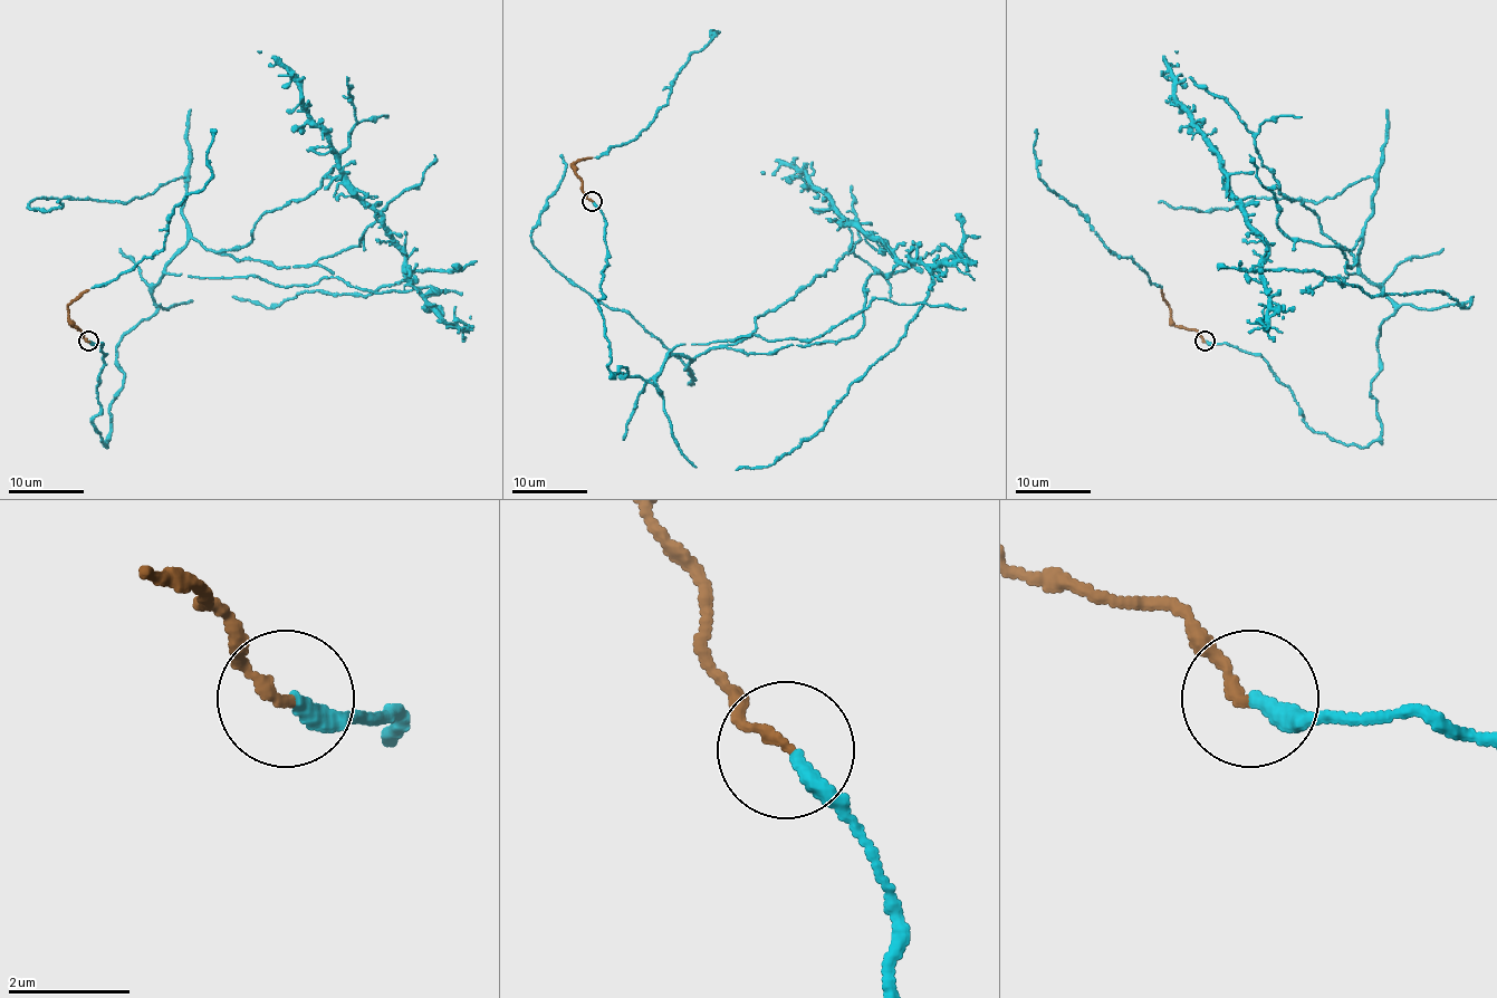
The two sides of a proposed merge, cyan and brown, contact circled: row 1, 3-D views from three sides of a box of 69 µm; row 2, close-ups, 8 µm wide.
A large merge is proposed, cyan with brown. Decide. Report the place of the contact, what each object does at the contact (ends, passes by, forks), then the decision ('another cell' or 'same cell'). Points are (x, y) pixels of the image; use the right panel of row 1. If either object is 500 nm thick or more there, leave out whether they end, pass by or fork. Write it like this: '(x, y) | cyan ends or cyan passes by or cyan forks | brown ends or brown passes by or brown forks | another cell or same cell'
(1205, 341) | cyan ends | brown ends | same cell

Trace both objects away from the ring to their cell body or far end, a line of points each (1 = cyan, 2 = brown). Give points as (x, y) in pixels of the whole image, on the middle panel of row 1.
1: (593, 202), (614, 378), (659, 391), (680, 344), (821, 337), (876, 297), (925, 299), (823, 426), (736, 470)
2: (592, 202), (571, 166), (592, 156)

